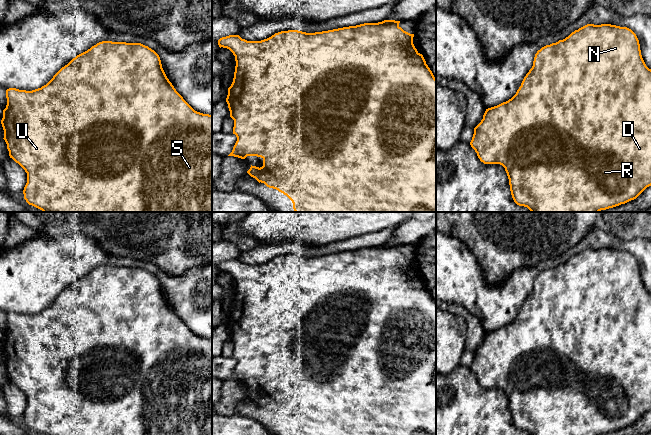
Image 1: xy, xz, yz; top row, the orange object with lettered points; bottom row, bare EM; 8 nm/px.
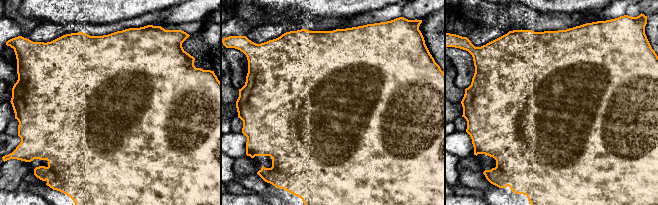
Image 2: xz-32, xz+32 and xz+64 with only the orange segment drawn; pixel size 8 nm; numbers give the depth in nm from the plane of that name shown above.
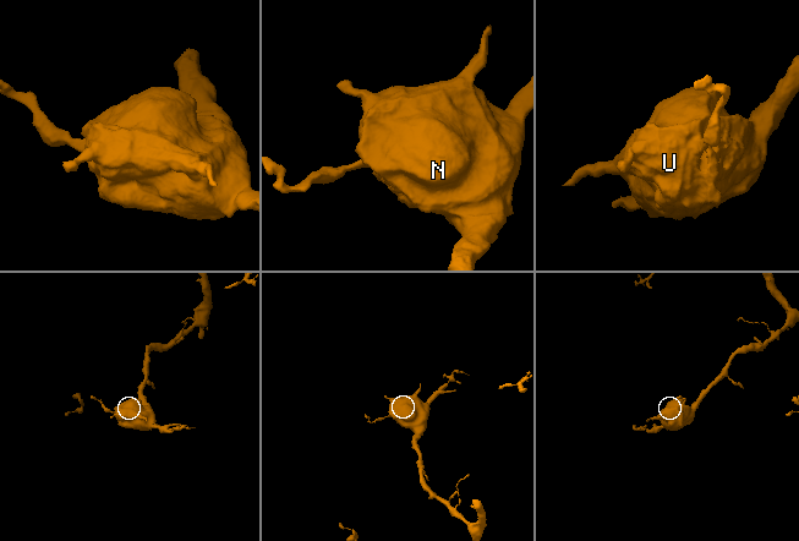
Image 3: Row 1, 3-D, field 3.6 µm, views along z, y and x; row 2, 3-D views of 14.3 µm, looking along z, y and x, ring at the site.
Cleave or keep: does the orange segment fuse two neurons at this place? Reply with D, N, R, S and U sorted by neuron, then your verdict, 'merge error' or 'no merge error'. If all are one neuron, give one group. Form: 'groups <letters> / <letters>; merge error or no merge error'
groups D N R S U; no merge error

